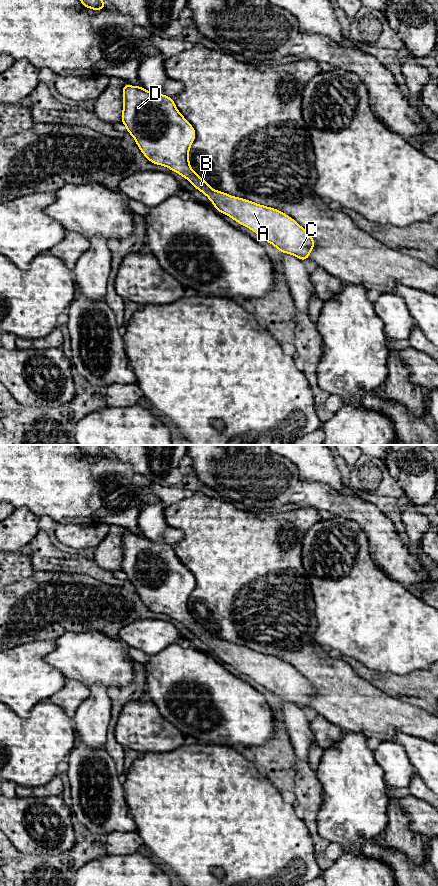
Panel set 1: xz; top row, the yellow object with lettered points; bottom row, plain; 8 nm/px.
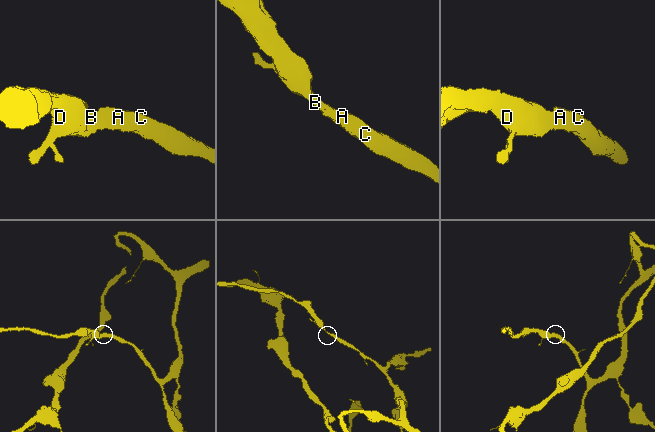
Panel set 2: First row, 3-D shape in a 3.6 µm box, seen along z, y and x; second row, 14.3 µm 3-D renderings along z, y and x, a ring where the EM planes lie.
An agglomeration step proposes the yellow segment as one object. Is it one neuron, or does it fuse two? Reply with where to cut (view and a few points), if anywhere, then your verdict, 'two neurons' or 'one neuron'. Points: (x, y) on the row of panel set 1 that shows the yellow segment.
no cut | one neuron

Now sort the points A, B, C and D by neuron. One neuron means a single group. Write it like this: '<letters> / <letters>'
A B C D

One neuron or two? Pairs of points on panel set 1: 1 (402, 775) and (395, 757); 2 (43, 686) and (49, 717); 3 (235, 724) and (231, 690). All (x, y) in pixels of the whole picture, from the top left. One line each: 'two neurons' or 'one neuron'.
1: one neuron
2: two neurons
3: one neuron

